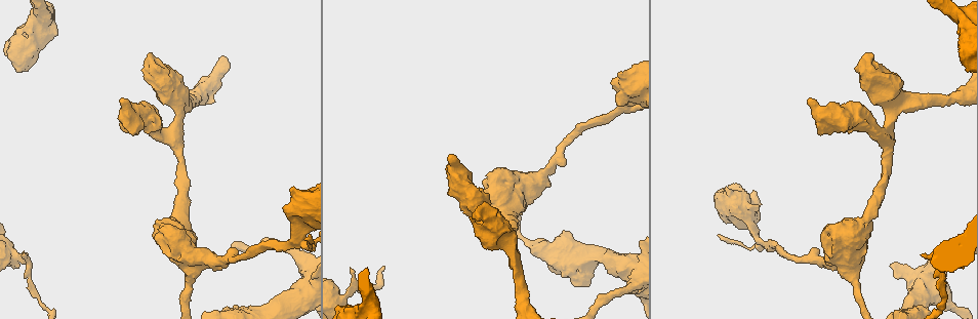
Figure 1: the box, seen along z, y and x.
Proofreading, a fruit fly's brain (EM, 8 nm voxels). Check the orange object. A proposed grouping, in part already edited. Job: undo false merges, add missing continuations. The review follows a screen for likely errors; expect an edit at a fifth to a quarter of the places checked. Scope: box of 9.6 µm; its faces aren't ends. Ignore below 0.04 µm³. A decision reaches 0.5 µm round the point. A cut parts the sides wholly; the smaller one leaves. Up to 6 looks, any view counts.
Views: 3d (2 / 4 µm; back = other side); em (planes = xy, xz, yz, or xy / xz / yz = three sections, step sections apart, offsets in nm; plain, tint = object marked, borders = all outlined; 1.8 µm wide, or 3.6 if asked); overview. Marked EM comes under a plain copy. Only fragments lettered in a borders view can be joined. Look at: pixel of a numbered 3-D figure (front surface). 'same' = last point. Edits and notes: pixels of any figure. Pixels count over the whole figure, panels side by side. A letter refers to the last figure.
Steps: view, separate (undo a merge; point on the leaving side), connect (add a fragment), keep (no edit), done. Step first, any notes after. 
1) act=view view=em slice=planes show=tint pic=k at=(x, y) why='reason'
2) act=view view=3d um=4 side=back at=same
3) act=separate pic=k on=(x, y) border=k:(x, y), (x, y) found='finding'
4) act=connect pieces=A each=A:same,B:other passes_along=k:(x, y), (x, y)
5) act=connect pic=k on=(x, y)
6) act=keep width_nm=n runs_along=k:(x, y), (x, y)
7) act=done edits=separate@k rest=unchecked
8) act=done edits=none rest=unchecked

act=view view=3d um=2 pic=1 at=(175, 140) why='a fork'

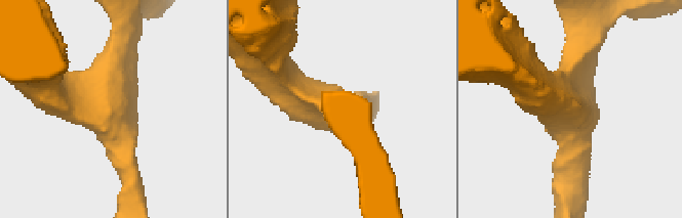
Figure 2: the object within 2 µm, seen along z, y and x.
act=view view=em slice=planes show=borders pic=2 at=(571, 115) arms=3 arm_widths_nm=220,280,320 why='now the EM'

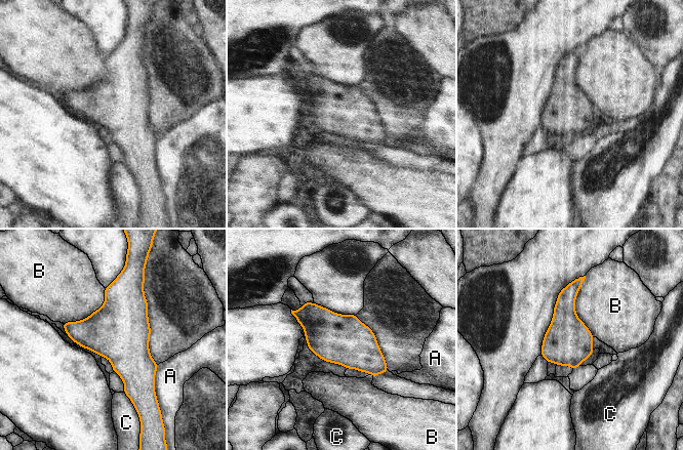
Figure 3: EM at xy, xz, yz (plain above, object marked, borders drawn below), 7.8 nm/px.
act=keep longest_contact=B:480nm each=A:other,B:other,C:other border=3:(585, 276), (575, 314), (594, 336) found='one neuron here'

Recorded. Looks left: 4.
act=view view=em slice=xy step=16 show=tint pic=1 at=(153, 65) why='thick turns thin'

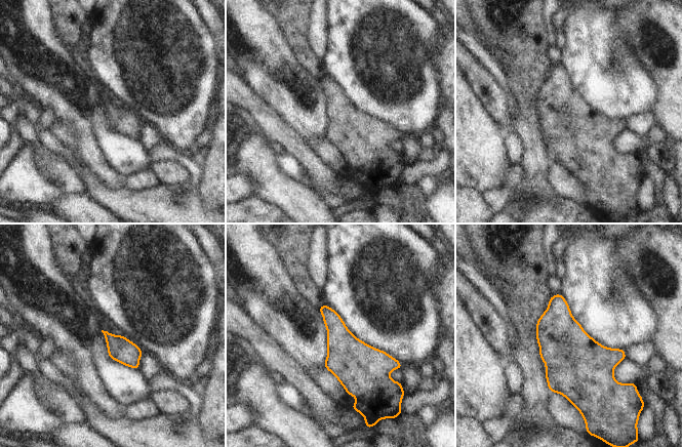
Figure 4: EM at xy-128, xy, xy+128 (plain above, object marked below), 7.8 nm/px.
act=view view=em slice=yz step=16 show=borders at=same

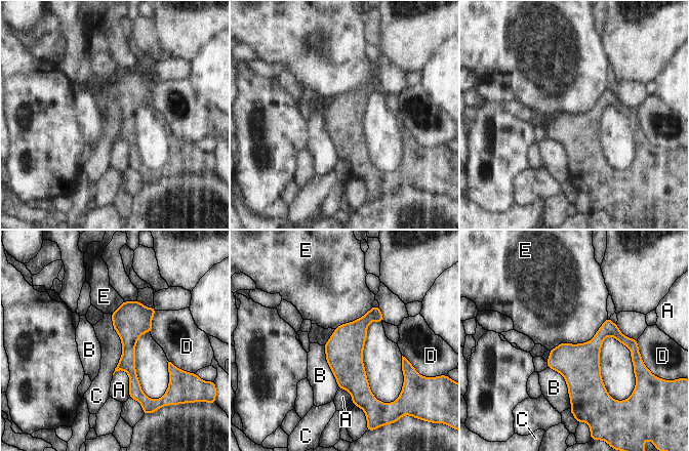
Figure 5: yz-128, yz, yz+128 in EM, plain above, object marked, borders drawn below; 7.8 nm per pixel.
act=keep each=A:other,B:other,C:other,D:other,E:other border=5:(607, 317), (589, 340), (550, 351) found='one neuron here'

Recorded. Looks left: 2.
act=view view=em um=3.6 slice=planes show=tint pic=1 at=(628, 97) why='abrupt turn'

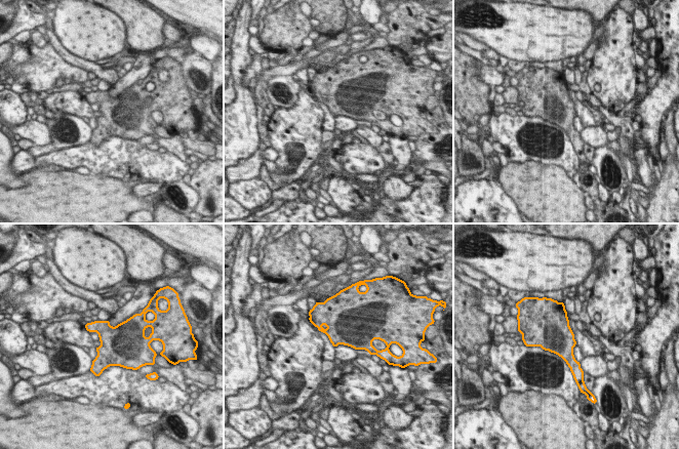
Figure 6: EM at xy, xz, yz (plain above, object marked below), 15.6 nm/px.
act=view view=em um=3.6 slice=planes show=borders at=same

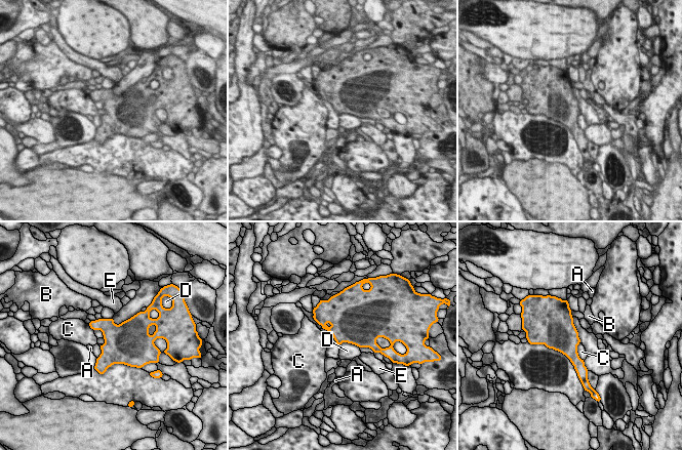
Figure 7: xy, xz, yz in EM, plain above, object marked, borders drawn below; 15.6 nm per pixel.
act=keep each=A:other,B:other,C:other,D:other,E:other border=7:(138, 312), (118, 324), (113, 322) found='one neuron here'

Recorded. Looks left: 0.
act=done edits=none rest=unchecked

